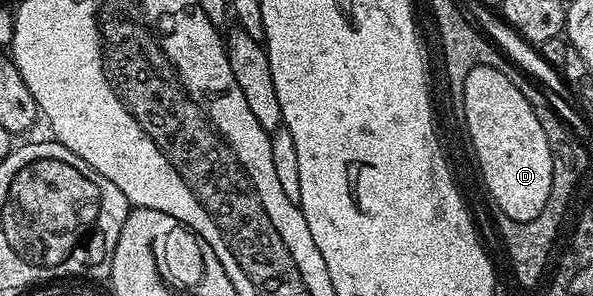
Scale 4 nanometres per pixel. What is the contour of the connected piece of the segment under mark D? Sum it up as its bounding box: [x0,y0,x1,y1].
[460,66,552,224]

